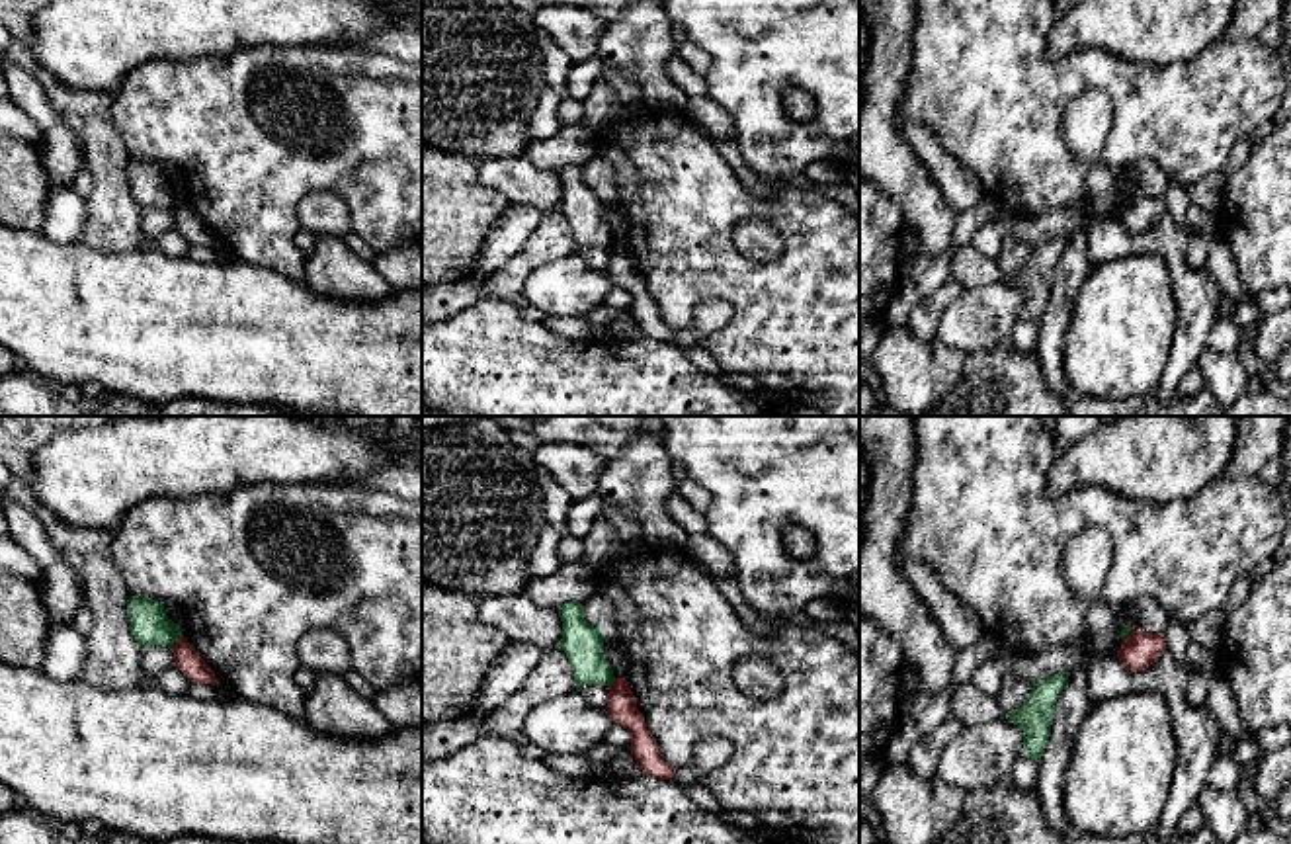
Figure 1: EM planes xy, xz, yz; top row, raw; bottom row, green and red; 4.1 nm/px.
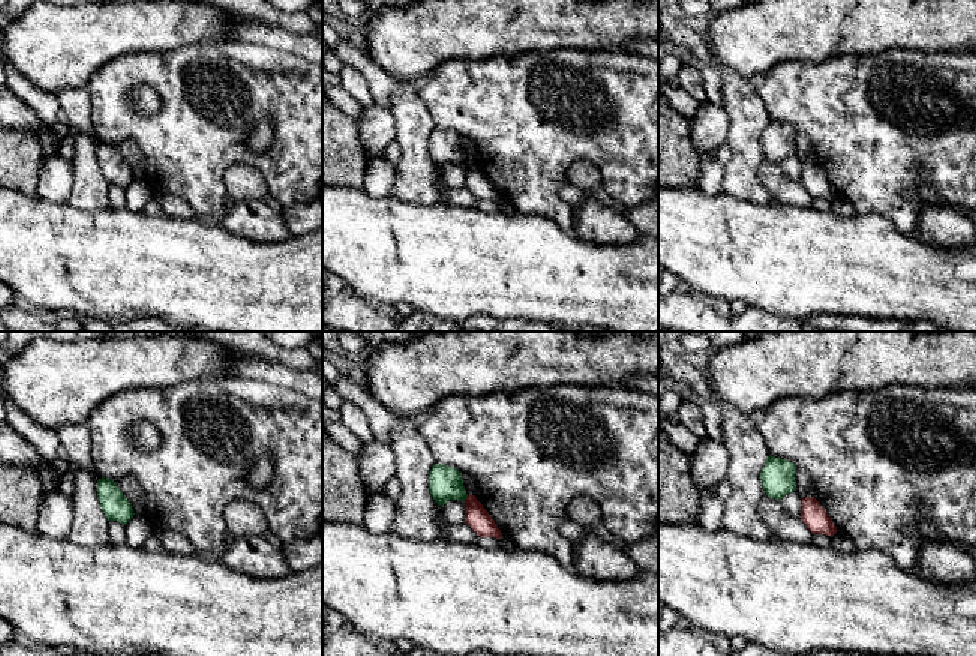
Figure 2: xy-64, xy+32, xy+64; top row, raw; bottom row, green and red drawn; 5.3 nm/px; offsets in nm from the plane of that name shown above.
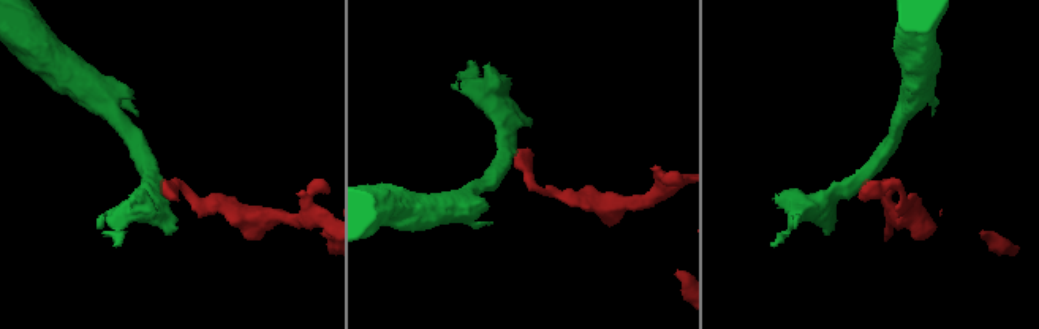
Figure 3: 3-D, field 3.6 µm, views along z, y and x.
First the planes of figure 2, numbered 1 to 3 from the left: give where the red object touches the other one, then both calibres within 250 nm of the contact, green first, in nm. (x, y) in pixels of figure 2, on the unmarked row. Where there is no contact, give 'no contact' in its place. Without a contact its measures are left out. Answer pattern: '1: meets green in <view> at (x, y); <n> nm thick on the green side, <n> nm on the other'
1: no contact
2: meets green in xy+32 at (467, 161); 180 nm thick on the green side, 120 nm on the other
3: no contact

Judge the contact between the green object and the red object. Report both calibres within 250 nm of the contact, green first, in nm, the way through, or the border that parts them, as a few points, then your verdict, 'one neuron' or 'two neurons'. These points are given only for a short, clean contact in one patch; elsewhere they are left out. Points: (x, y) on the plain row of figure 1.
calibres 160 and 100 nm; border xy (180, 194), (170, 210); two neurons

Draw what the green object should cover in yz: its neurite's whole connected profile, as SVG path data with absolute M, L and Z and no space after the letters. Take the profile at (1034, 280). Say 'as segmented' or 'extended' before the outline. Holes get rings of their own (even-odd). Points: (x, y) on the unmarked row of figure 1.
as segmented; M1070 234L1055 236L1051 240L1033 244L1025 266L1006 277L1023 293L1023 318L1039 322L1049 305L1053 275L1057 262L1068 242Z

